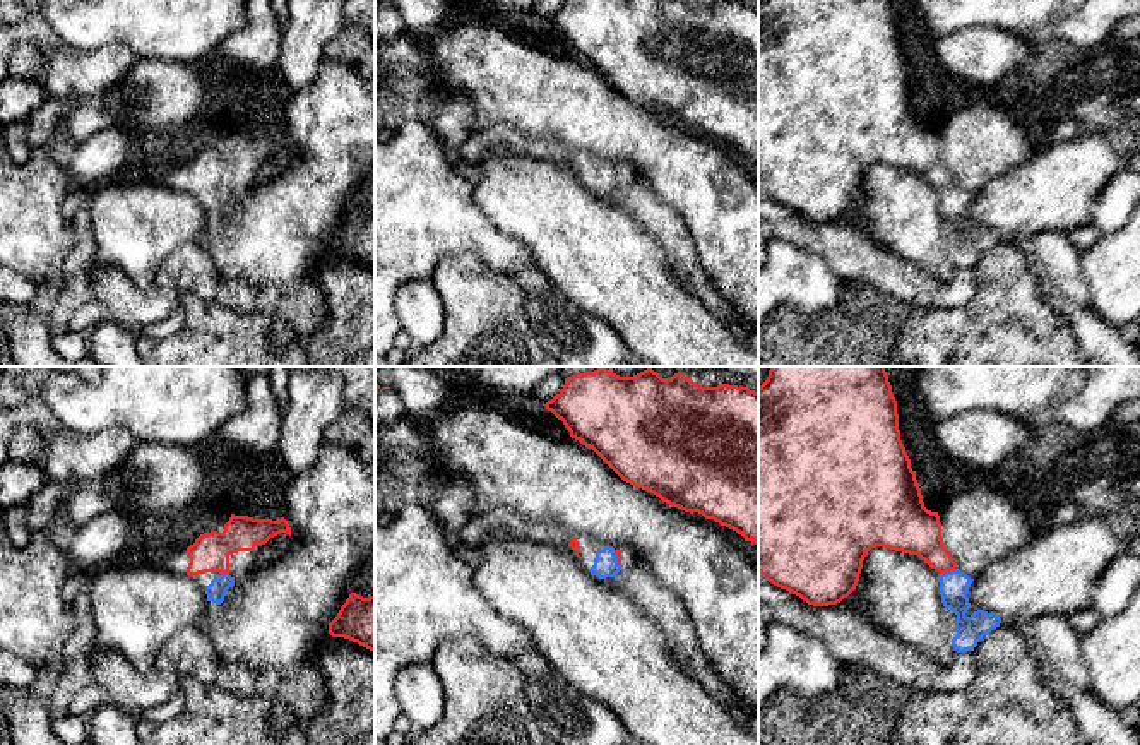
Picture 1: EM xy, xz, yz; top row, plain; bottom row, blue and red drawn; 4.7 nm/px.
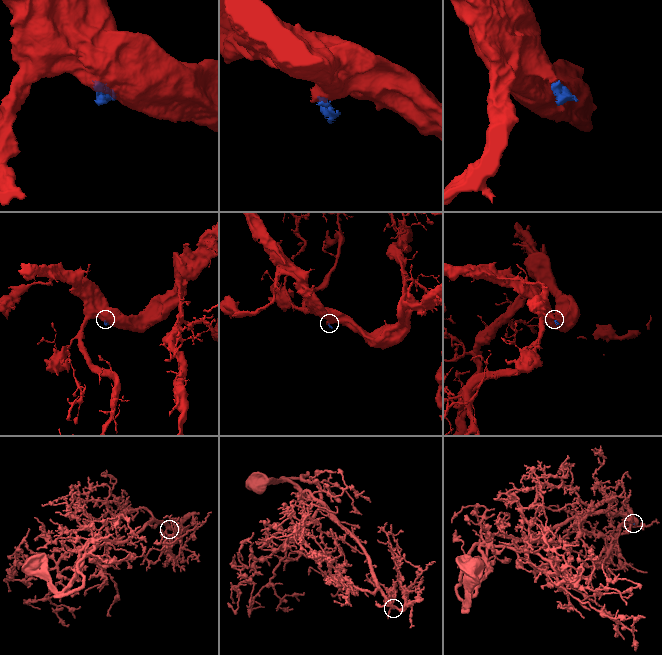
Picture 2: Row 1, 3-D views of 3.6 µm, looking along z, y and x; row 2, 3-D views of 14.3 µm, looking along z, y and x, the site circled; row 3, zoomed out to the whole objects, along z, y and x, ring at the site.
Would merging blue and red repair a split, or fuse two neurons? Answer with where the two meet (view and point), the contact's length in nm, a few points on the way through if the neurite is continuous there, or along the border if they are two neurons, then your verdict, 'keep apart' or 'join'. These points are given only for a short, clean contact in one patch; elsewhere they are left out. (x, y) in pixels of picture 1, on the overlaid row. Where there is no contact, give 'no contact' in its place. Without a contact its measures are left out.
yz (947, 572) | 90 nm | across yz (954, 586), (947, 572), (918, 531) | join

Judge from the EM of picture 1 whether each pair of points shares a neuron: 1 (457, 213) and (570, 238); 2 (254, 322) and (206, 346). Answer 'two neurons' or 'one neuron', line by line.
1: two neurons
2: one neuron

